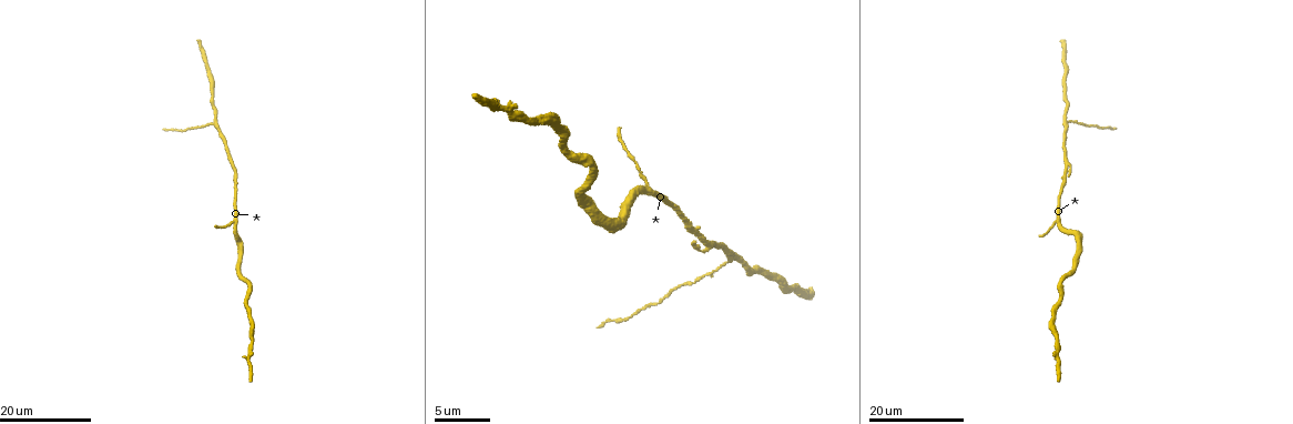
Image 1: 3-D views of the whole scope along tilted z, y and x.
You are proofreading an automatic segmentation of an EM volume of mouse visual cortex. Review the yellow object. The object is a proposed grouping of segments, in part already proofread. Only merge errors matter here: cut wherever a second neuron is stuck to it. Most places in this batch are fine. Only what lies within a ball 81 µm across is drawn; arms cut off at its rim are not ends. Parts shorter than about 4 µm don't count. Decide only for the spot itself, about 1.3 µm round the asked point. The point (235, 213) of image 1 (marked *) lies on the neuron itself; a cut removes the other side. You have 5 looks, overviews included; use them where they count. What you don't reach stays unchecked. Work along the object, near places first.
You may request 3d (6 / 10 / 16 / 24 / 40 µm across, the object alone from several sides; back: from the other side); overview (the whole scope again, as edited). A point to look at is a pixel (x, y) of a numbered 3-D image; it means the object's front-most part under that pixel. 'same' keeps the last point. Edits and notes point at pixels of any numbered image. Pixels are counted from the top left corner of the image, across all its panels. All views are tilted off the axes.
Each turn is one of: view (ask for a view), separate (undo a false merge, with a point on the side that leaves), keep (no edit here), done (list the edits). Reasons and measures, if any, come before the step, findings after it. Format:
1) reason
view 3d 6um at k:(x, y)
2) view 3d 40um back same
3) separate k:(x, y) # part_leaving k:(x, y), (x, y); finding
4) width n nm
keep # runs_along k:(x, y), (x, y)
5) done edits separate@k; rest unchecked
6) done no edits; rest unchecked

small branch off a trunk
view 3d 24um at 1:(647, 187)

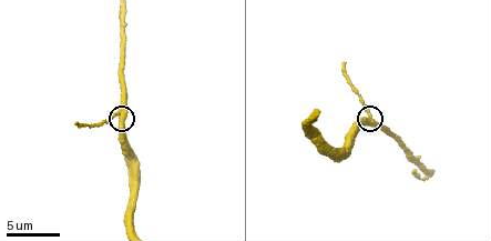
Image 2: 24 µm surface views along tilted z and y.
zoom in
view 3d 10um at 2:(121, 114)

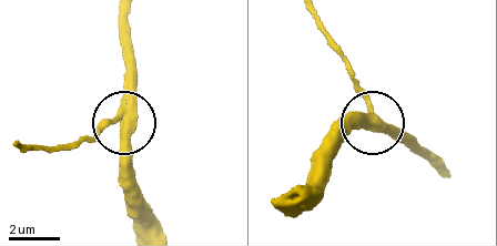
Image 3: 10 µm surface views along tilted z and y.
view 3d 10um back at 3:(124, 125)

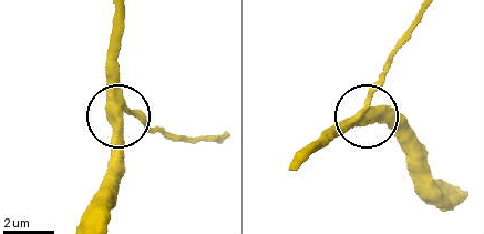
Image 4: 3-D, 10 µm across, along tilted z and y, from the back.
side_arm 7 um
keep # runs_along 4:(112, 69), (117, 113), (131, 112), (163, 135); one neuron here

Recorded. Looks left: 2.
view 3d 24um at 1:(188, 128)

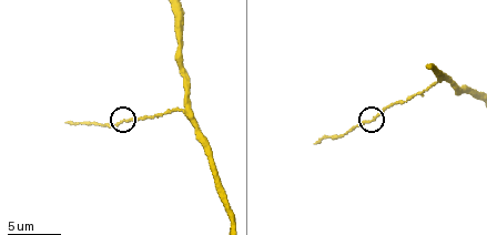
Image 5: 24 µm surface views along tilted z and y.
view 3d 10um at 5:(123, 122)

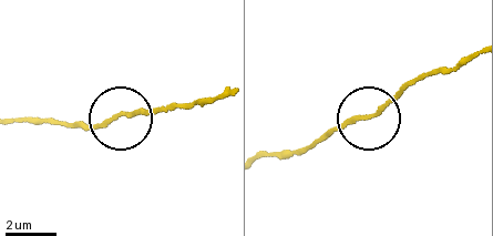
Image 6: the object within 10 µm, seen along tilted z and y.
width 150 nm
keep # continuous, no second neuron

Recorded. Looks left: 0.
done no edits; rest unchecked

